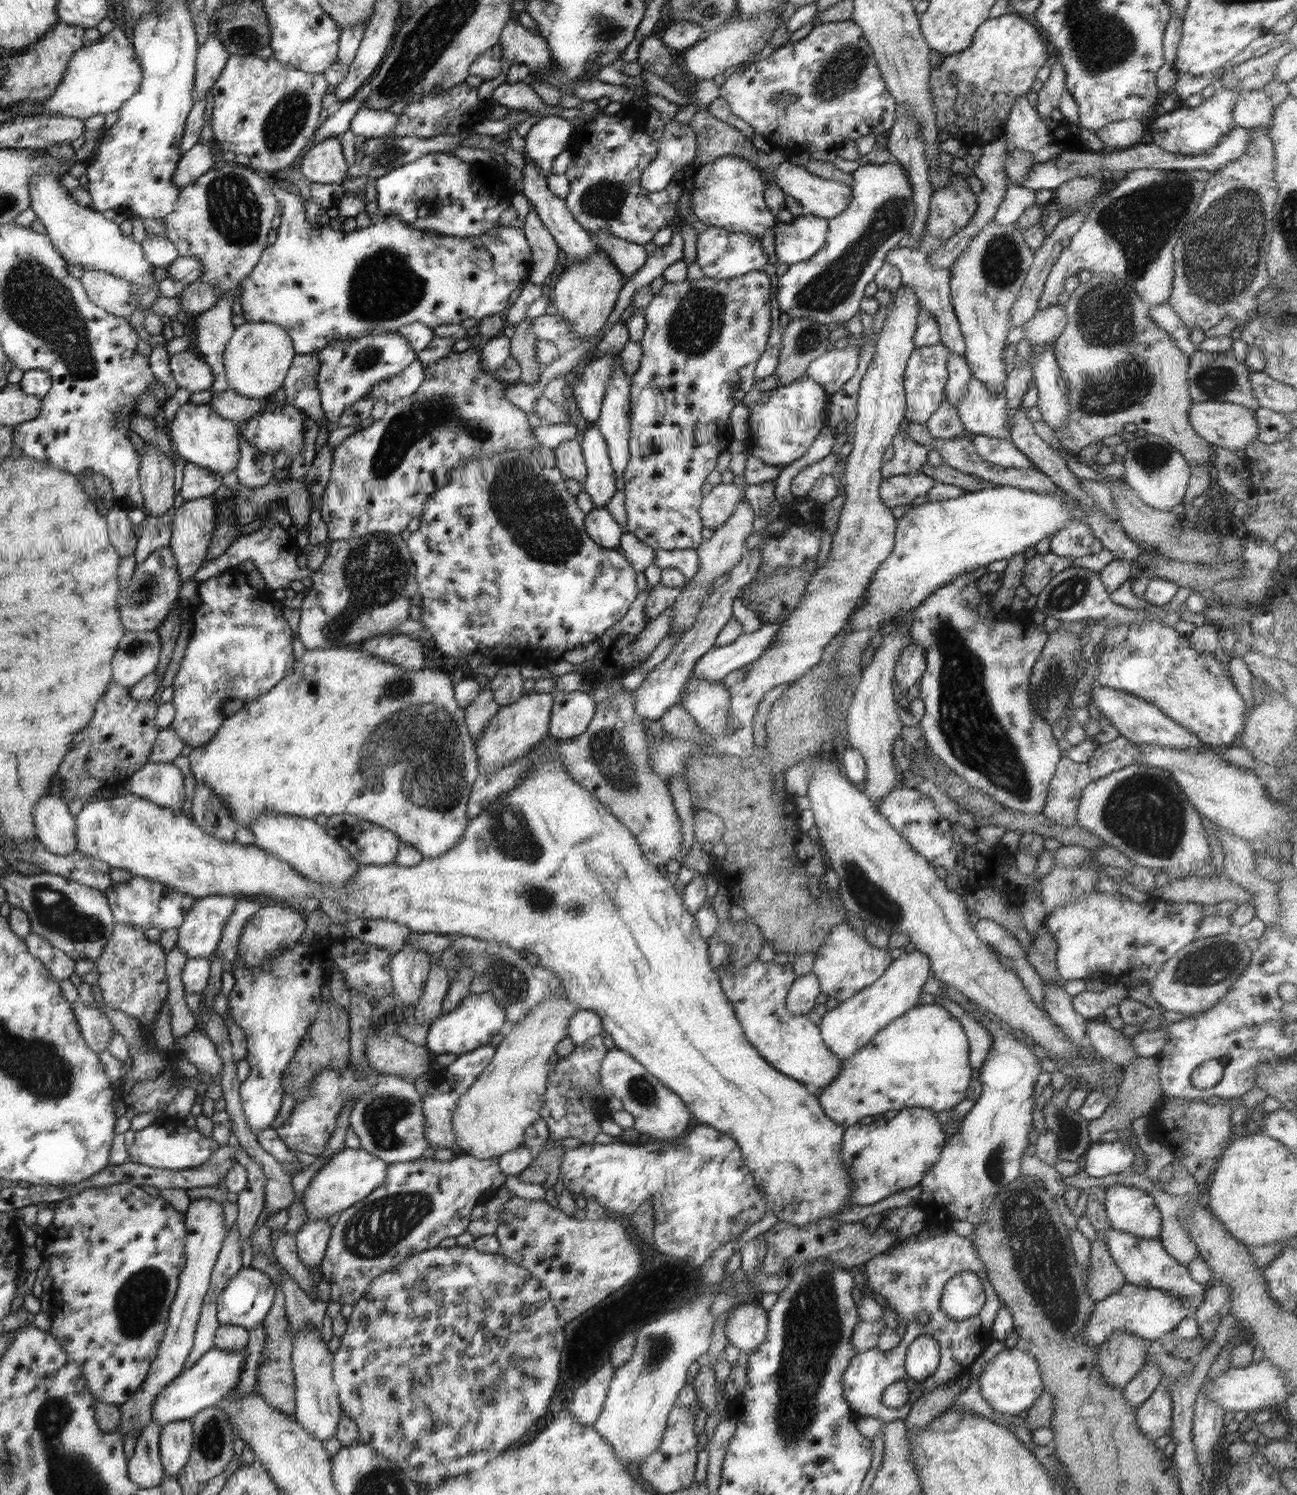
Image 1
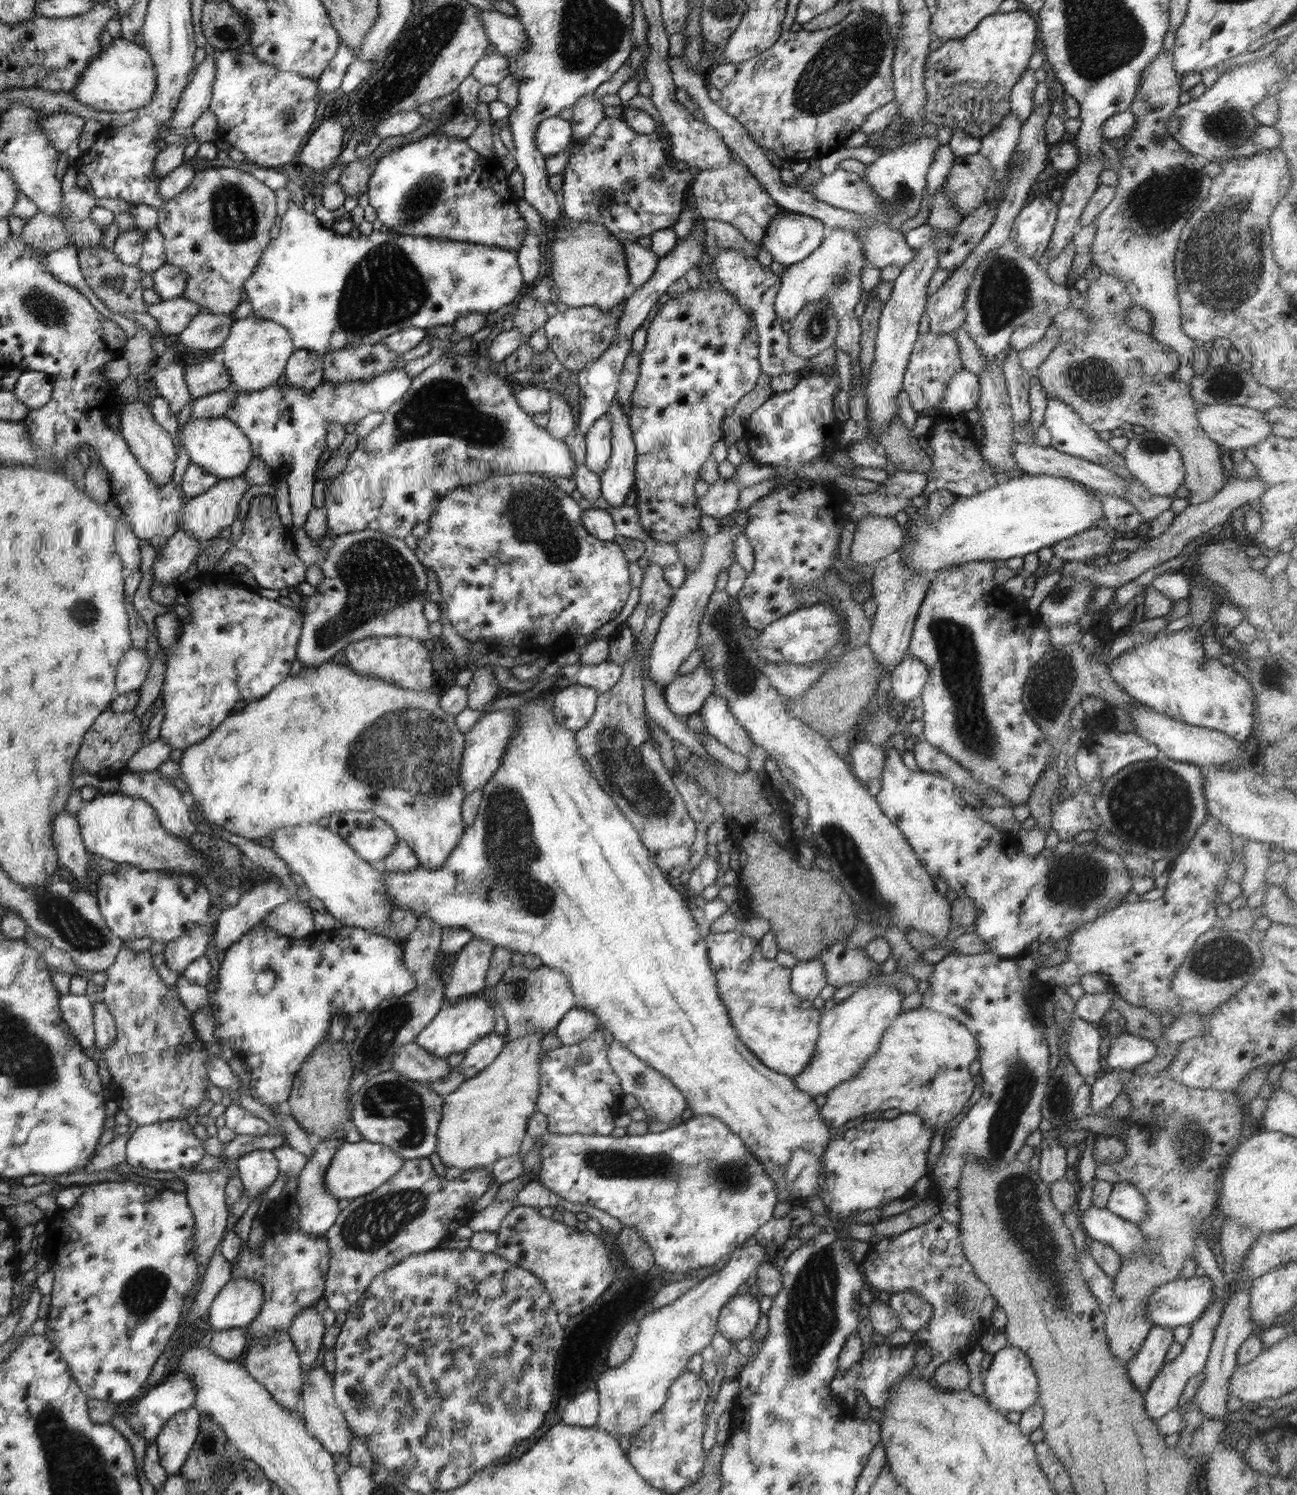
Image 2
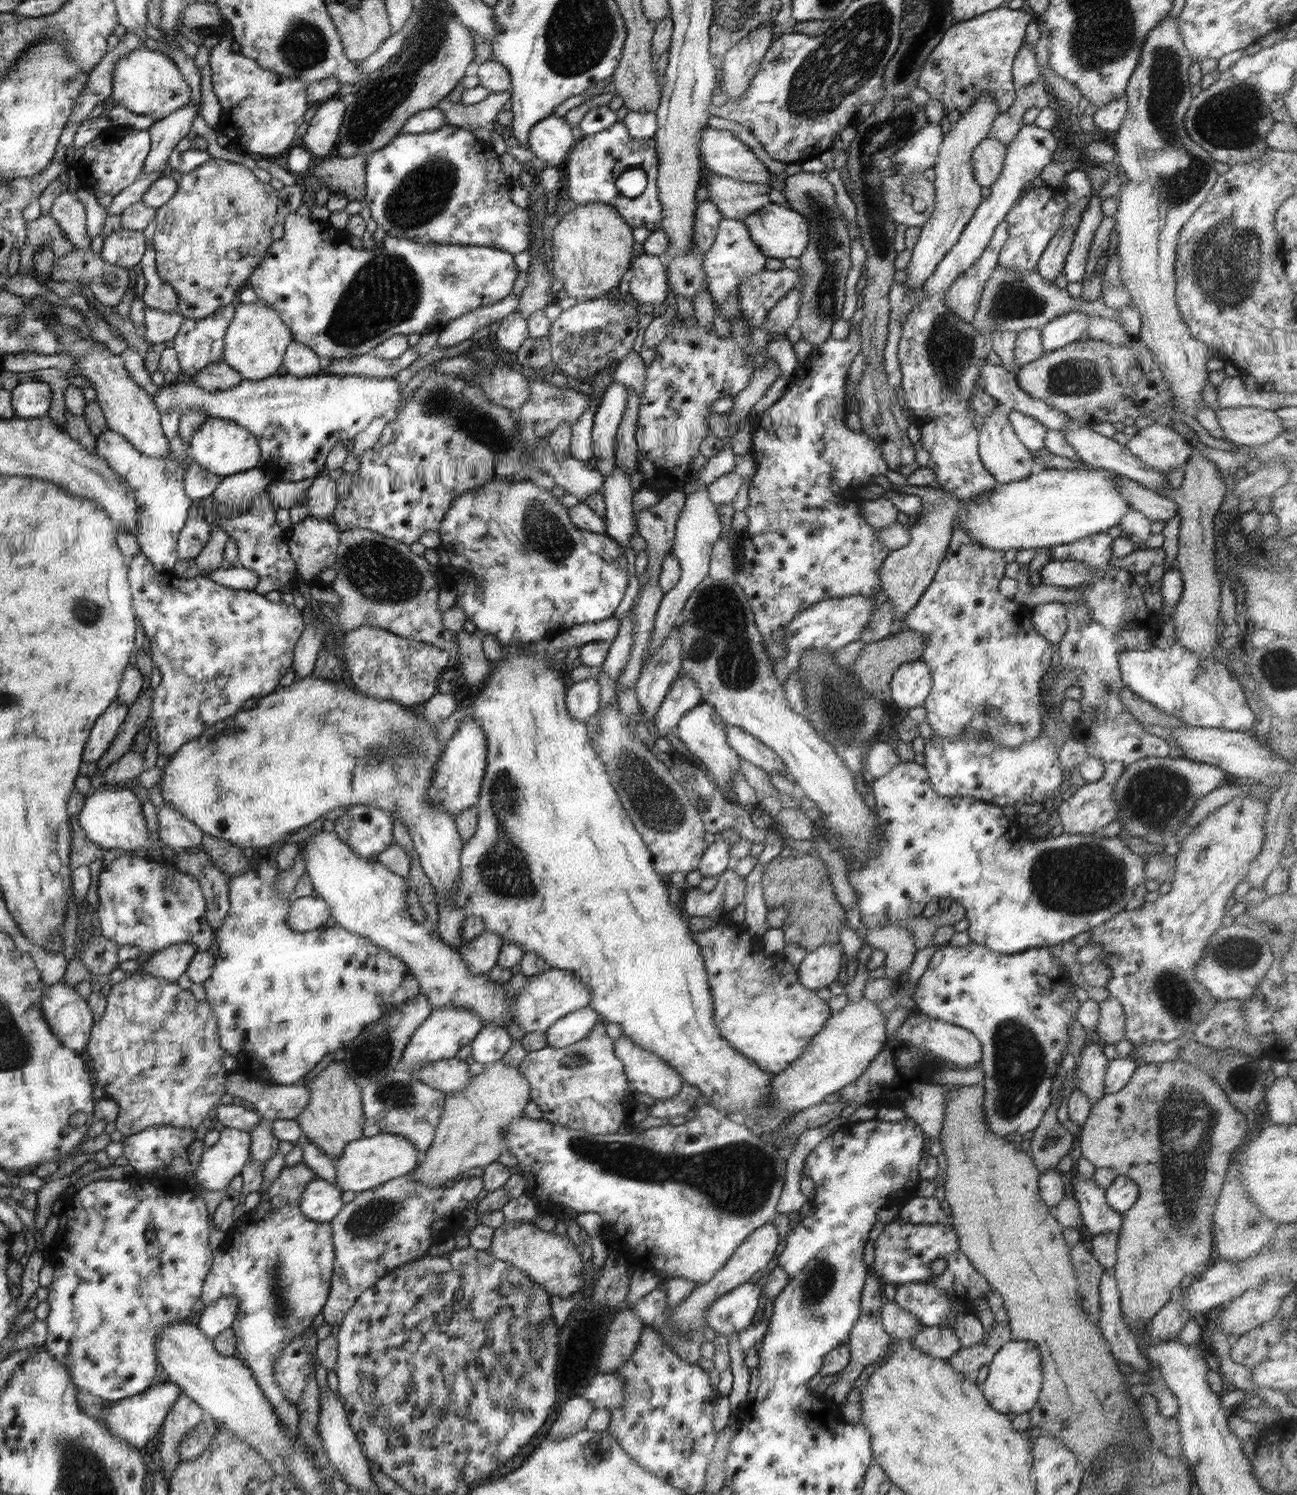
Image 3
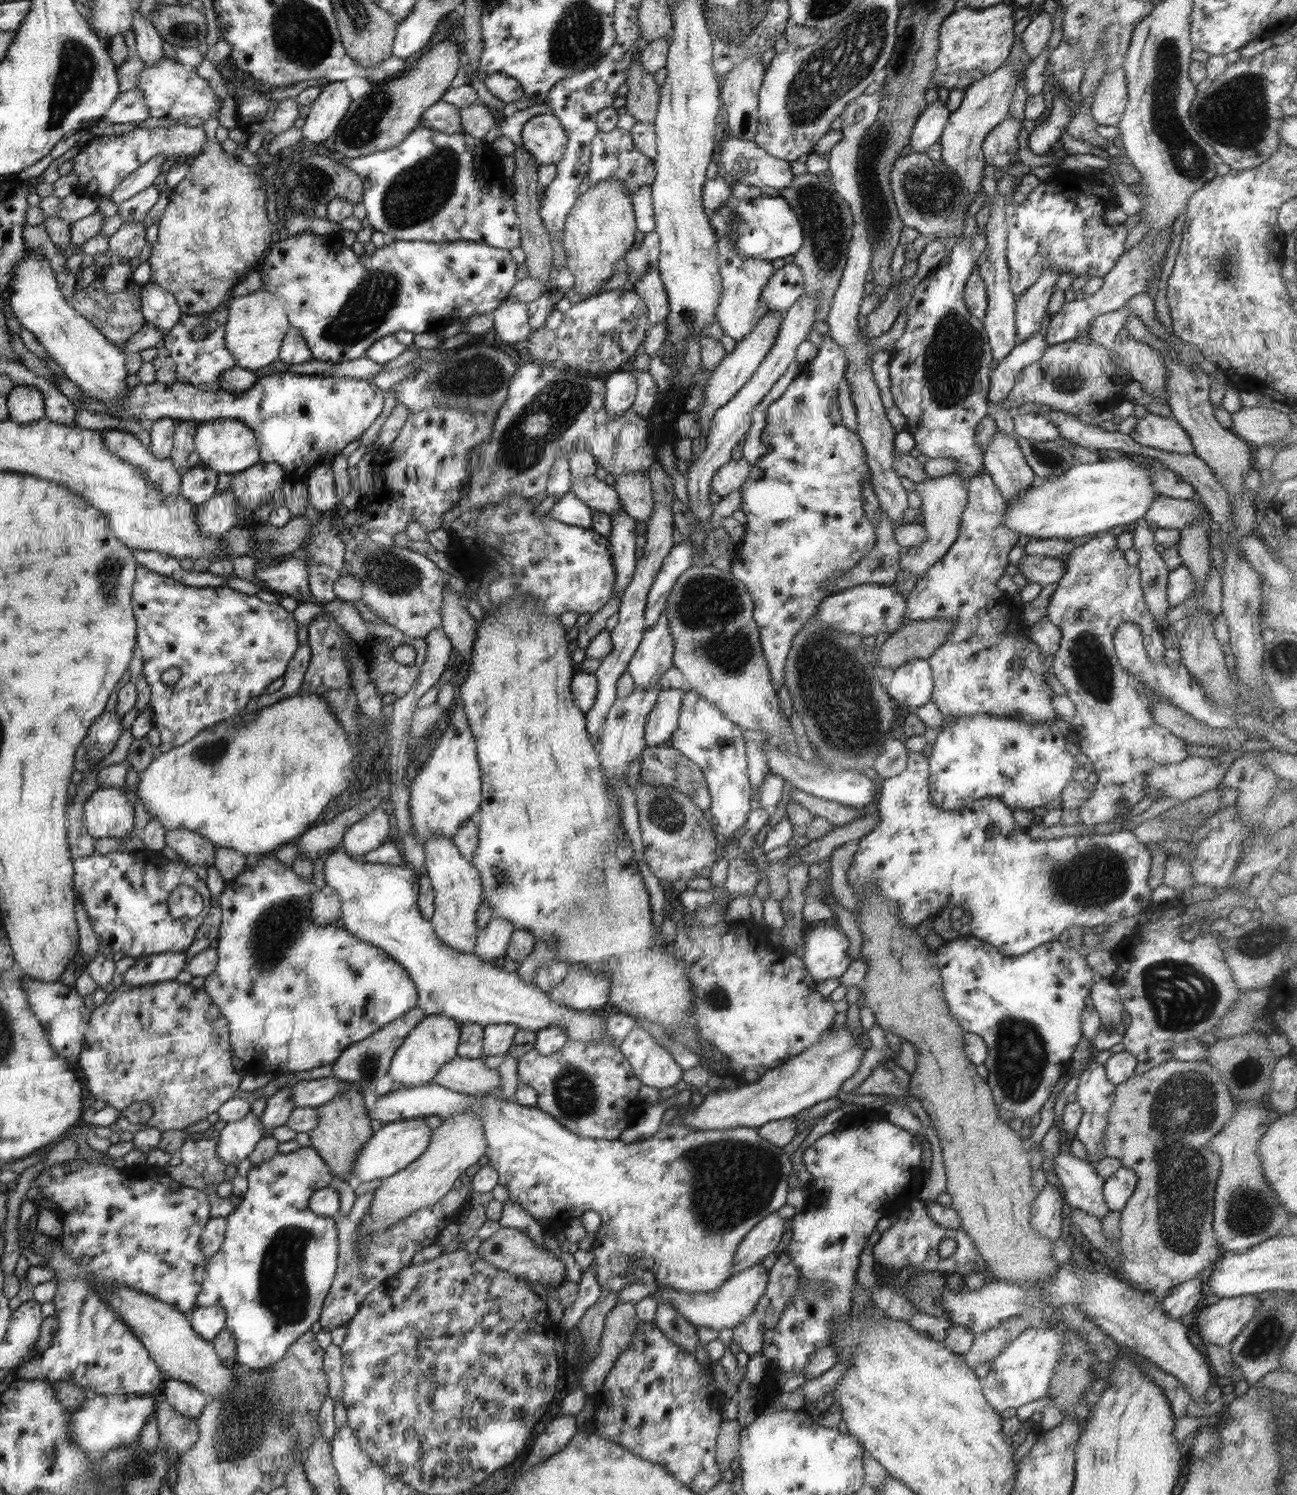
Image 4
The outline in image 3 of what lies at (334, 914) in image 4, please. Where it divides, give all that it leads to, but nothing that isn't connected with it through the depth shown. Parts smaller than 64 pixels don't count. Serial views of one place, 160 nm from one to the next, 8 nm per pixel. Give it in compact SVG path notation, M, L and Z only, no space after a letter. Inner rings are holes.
M296 898L286 915L286 924L298 932L312 932L321 929L330 916L330 906L322 898Z

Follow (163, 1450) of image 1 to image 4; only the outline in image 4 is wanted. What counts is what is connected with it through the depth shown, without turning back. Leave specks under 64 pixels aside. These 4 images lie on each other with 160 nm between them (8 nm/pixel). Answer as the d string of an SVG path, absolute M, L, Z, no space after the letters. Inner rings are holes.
M165 1379L160 1396L178 1414L196 1419L202 1416L206 1406L209 1405L206 1395L200 1391L192 1383L182 1382L182 1380Z

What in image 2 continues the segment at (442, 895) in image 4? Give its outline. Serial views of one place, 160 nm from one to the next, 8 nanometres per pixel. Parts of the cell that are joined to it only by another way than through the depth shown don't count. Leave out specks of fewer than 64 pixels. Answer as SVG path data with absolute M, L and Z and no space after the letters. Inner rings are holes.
M340 658L327 660L314 667L302 668L296 676L285 678L272 692L264 698L248 703L244 708L233 711L216 730L213 730L204 741L189 746L183 750L179 761L179 775L188 785L187 796L193 798L196 811L202 814L210 824L224 828L230 834L237 834L244 838L256 841L260 836L272 836L284 826L298 826L302 824L318 823L320 818L334 813L348 811L373 812L385 819L396 830L399 840L405 840L420 862L419 866L428 870L444 867L446 859L457 849L461 838L465 834L465 823L462 805L465 800L465 791L461 785L461 754L464 753L465 734L458 730L455 717L446 714L441 709L441 696L444 694L444 685L440 682L430 690L418 692L411 688L394 686L380 678L362 676L353 671Z

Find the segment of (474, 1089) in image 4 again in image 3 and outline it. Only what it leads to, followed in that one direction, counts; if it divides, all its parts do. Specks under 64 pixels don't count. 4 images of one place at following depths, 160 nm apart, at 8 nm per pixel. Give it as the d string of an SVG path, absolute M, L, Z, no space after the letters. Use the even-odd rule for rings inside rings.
M456 1057L436 1060L419 1068L420 1080L440 1092L457 1092L471 1084L473 1076L468 1073L468 1068L469 1062Z

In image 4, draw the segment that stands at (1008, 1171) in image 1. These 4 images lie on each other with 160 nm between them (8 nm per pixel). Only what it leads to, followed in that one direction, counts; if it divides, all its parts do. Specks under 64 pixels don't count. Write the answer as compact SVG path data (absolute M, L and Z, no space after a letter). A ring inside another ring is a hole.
M958 938L942 948L936 948L937 963L942 977L942 996L950 1014L958 1024L982 1037L988 1045L988 1056L984 1061L999 1115L1009 1123L1014 1118L1030 1120L1040 1112L1044 1102L1058 1080L1070 1069L1072 1053L1082 1040L1081 1014L1087 1008L1086 997L1099 976L1089 965L1086 945L1077 949L1052 941L1037 946L1022 956L1006 957L999 954L989 942L979 938Z

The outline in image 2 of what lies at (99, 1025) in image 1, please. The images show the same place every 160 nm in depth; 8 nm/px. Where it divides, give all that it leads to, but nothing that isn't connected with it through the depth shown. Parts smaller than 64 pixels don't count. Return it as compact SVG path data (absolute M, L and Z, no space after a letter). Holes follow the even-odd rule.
M61 994L60 1007L62 1020L78 1042L87 1049L95 1050L92 998L86 995Z

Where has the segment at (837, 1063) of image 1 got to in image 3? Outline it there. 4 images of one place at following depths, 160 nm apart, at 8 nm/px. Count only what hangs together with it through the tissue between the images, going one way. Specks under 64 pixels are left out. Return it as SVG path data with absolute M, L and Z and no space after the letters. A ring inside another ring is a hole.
M706 923L690 932L699 946L705 962L708 985L714 999L713 1023L720 1036L738 1054L754 1061L762 1070L774 1075L786 1070L791 1062L798 1060L809 1042L815 1038L833 1016L828 1002L820 1000L817 992L808 990L800 984L797 965L786 961L781 954L766 954L760 936L750 935L743 925L726 926L717 923Z

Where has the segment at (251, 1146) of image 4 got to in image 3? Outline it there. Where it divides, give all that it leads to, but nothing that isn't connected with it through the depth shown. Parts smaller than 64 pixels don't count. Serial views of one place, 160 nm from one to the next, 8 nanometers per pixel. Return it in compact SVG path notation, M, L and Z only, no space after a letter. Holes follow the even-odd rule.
M224 1128L216 1144L204 1150L197 1170L191 1171L196 1177L196 1186L192 1190L197 1186L209 1191L228 1189L232 1178L238 1176L246 1166L250 1154L250 1134Z

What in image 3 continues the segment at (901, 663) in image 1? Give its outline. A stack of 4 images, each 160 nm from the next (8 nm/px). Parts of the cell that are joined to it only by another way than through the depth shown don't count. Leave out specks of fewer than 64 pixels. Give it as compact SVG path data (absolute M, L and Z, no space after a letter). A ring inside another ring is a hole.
M921 659L901 664L888 684L887 696L900 708L923 706L933 687L928 665Z

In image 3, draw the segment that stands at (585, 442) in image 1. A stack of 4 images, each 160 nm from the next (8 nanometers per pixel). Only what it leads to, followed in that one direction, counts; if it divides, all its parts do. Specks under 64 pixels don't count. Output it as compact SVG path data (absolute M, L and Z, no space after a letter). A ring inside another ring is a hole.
M613 381L602 394L602 400L594 414L592 434L592 456L598 459L597 469L604 475L615 469L616 449L614 440L618 434L624 411L628 403L626 386Z

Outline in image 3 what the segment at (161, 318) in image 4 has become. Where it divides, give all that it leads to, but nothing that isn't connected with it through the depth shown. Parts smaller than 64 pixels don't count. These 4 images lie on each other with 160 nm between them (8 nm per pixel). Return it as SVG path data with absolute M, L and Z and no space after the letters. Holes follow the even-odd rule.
M152 244L144 251L139 262L146 288L141 299L148 308L155 308L162 312L177 312L178 297L177 292L166 282L157 271L156 250Z

